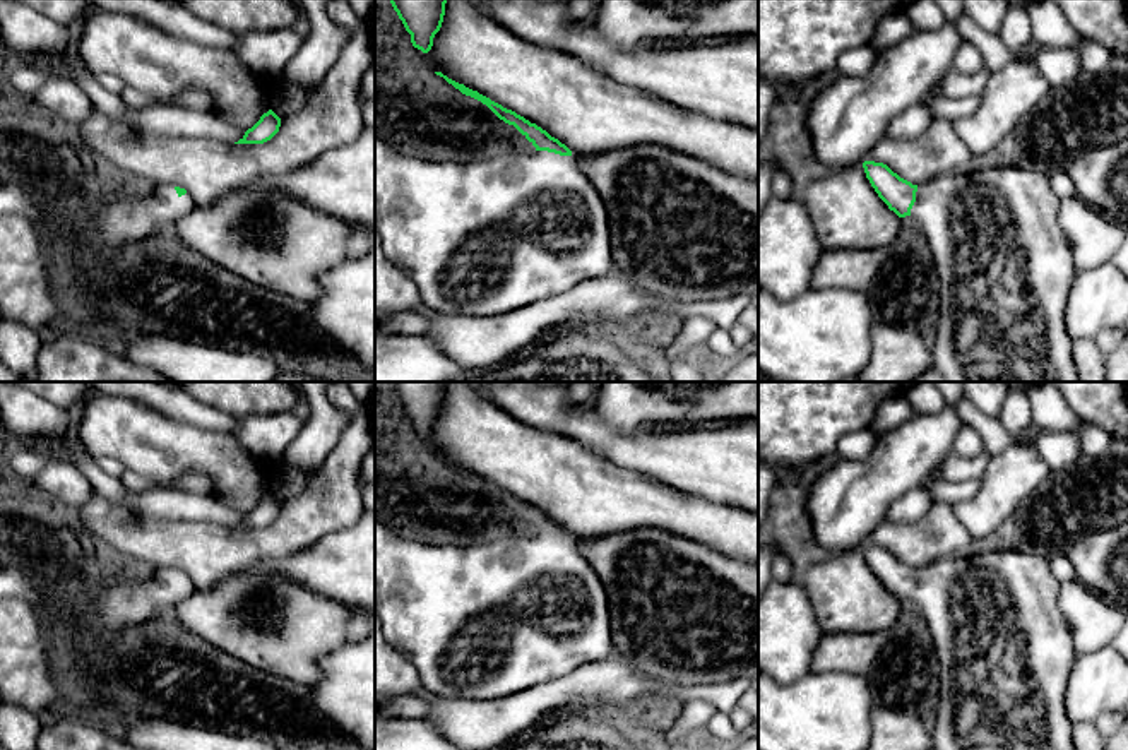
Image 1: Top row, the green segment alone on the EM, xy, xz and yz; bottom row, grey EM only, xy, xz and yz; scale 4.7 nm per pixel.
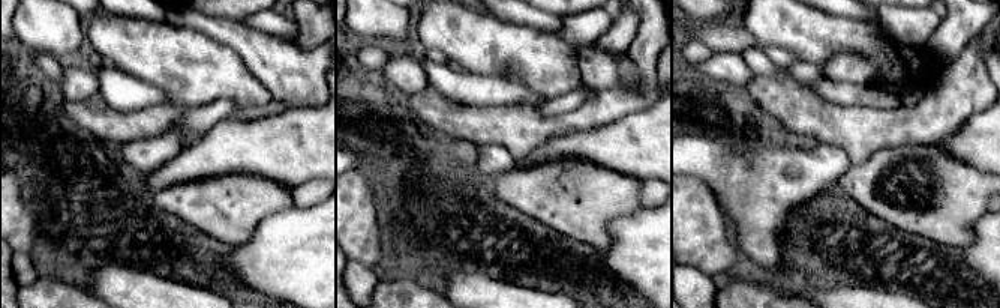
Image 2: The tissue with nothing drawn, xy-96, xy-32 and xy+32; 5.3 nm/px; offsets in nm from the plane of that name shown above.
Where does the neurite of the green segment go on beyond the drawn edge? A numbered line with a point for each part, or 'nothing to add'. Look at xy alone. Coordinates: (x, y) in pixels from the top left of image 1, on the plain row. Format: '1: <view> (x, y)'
1: xy (120, 603)

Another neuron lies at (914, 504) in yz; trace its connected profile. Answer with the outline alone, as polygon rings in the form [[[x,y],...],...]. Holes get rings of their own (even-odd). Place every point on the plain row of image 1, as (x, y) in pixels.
[[[916,486],[890,503],[887,521],[893,524],[914,524],[929,512],[933,502],[924,486]]]

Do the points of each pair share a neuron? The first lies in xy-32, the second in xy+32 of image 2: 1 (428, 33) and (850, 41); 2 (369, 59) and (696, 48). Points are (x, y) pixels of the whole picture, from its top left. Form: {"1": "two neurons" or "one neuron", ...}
{"1": "one neuron", "2": "one neuron"}

